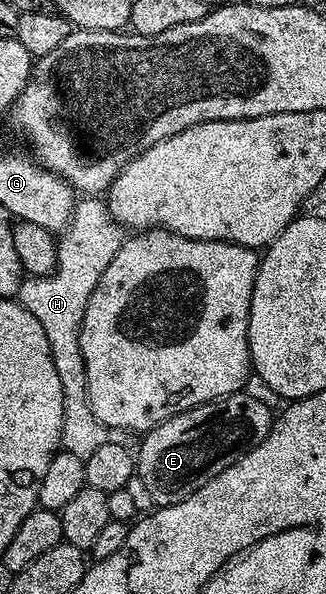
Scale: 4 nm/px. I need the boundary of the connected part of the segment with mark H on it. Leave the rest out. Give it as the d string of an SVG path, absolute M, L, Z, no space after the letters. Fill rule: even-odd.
M93 196L80 199L67 227L62 229L58 237L59 253L55 272L48 276L24 279L17 297L19 304L25 306L25 310L29 310L29 314L33 314L33 318L37 318L37 322L41 322L45 329L45 338L49 338L49 350L53 354L53 366L57 366L57 375L61 378L62 451L77 454L77 458L83 461L100 446L109 442L127 444L129 440L128 433L105 426L99 421L97 414L93 414L87 393L85 358L81 356L81 322L85 318L85 306L89 306L89 298L93 290L97 290L97 282L101 282L105 266L113 262L124 239L124 229L112 218L106 201Z

